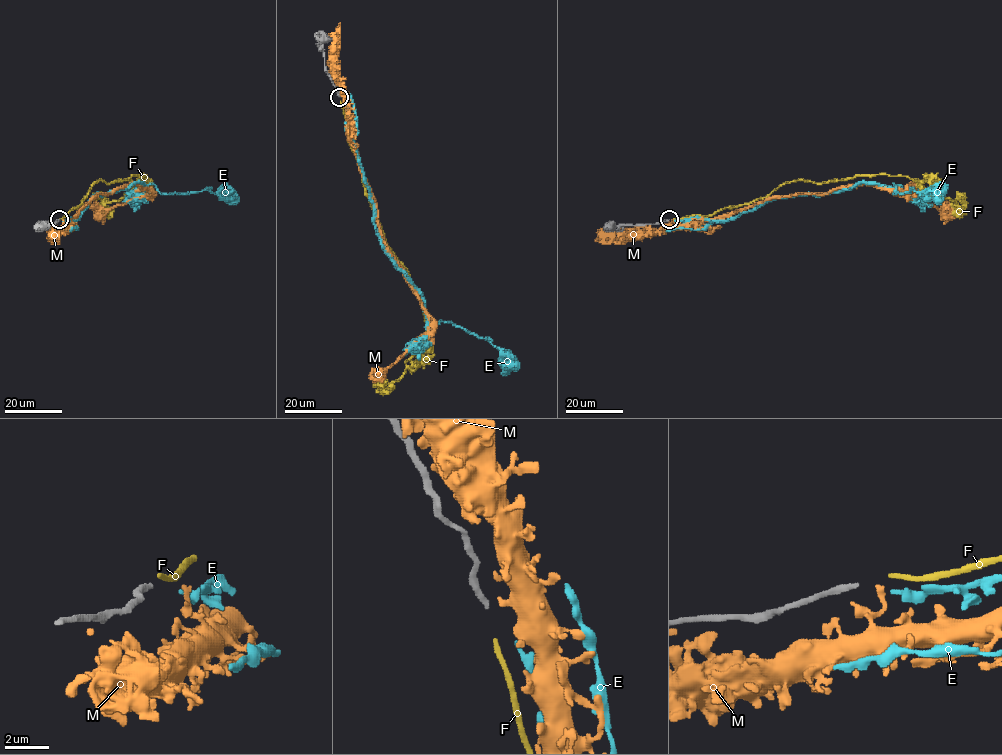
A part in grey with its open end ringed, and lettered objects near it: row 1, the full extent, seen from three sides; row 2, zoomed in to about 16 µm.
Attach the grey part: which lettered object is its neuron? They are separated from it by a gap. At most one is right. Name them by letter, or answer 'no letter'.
F

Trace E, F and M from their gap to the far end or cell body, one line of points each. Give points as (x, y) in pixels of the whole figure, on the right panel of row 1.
E: (673, 220), (732, 219), (777, 198), (838, 192), (865, 182), (898, 184), (893, 184), (894, 194), (939, 191)
F: (673, 219), (745, 204), (786, 182), (855, 175), (907, 176), (964, 211), (964, 199), (959, 195), (955, 200)
M: (671, 219), (672, 225), (710, 221), (781, 196), (828, 194), (858, 184), (904, 192), (939, 209), (951, 204)

